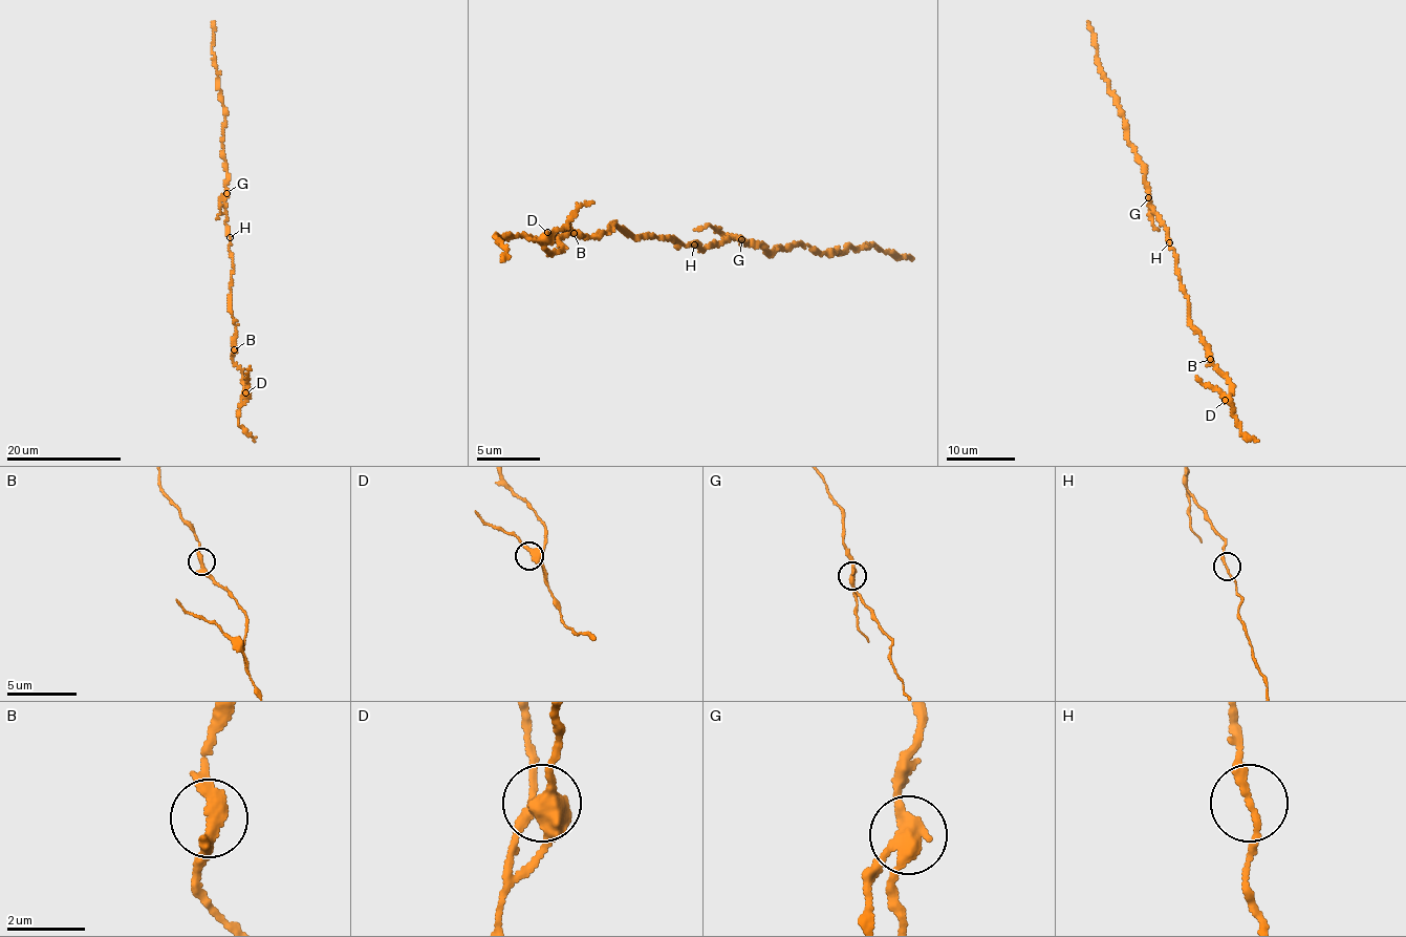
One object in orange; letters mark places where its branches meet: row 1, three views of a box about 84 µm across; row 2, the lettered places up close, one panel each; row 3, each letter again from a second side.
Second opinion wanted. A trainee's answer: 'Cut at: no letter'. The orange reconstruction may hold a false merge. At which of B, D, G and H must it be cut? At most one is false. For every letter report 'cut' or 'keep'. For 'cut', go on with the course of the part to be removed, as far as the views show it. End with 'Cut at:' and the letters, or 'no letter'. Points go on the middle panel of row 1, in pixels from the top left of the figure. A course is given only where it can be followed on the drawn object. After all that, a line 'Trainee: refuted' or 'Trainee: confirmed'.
B: keep
D: keep
G: cut; foreign part runs (741, 239), (723, 236), (711, 226), (694, 230)
H: keep
Cut at: G
Trainee: refuted

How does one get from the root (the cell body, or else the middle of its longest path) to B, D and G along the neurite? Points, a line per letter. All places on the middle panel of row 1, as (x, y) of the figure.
B: (695, 246), (680, 242), (677, 246), (673, 236), (635, 237), (613, 221), (606, 233), (582, 237), (574, 233)
D: (695, 246), (635, 237), (613, 221), (589, 236), (570, 230), (552, 253), (541, 245), (547, 232)
G: (695, 246), (704, 252), (737, 236), (741, 239)

